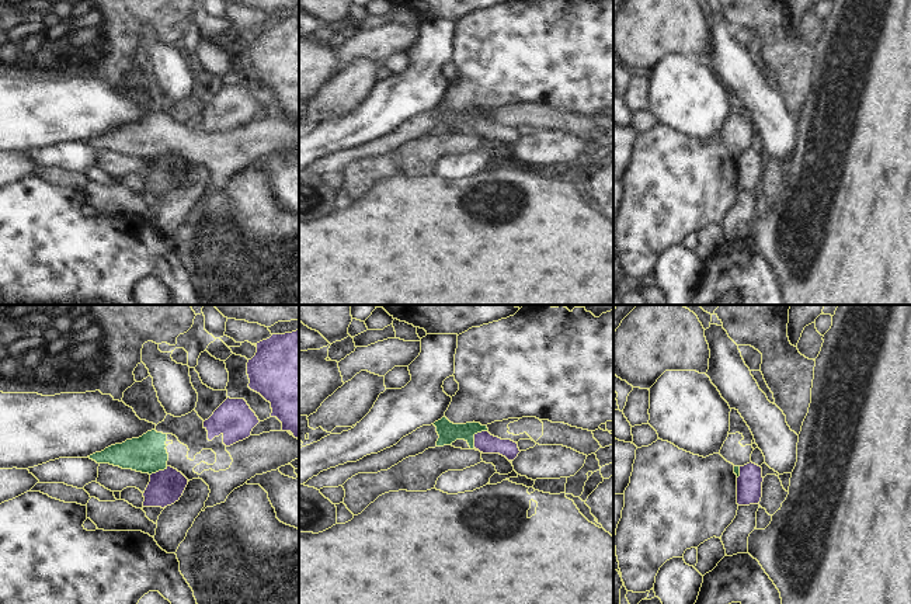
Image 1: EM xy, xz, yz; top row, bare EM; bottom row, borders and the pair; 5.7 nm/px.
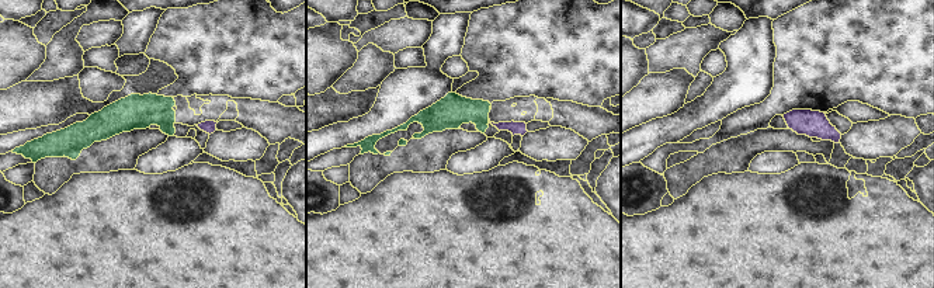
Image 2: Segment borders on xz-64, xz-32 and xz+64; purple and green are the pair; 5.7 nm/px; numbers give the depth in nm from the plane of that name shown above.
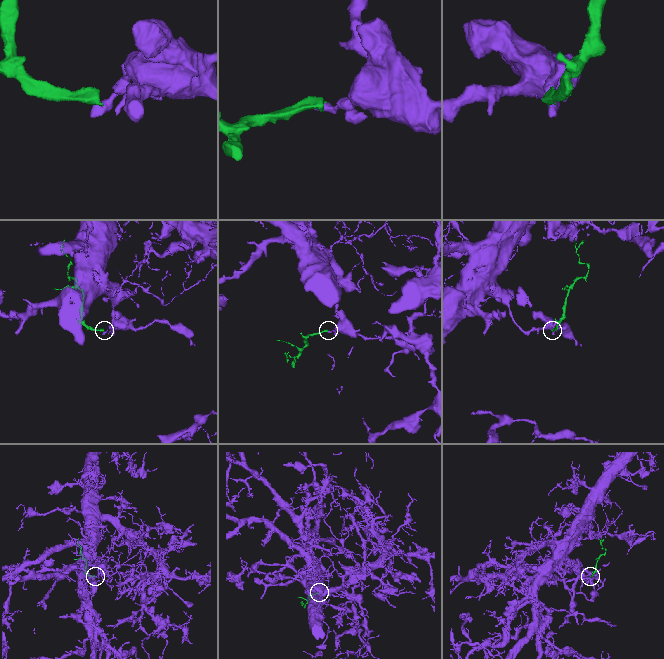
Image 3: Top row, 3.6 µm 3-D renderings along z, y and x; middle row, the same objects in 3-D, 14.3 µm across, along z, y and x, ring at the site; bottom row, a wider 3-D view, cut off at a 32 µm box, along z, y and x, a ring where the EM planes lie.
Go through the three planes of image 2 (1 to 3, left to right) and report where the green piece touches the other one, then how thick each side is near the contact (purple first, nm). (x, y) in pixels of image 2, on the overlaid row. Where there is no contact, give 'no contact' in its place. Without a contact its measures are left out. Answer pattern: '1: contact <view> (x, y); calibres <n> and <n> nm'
1: no contact
2: contact xz-32 (489, 121); calibres 80 and 190 nm
3: no contact

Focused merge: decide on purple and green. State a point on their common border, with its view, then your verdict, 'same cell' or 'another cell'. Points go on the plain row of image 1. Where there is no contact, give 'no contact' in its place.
xz (475, 121) | another cell

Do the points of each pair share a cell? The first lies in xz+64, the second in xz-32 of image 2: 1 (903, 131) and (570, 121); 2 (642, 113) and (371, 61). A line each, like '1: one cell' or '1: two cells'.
1: two cells
2: one cell

